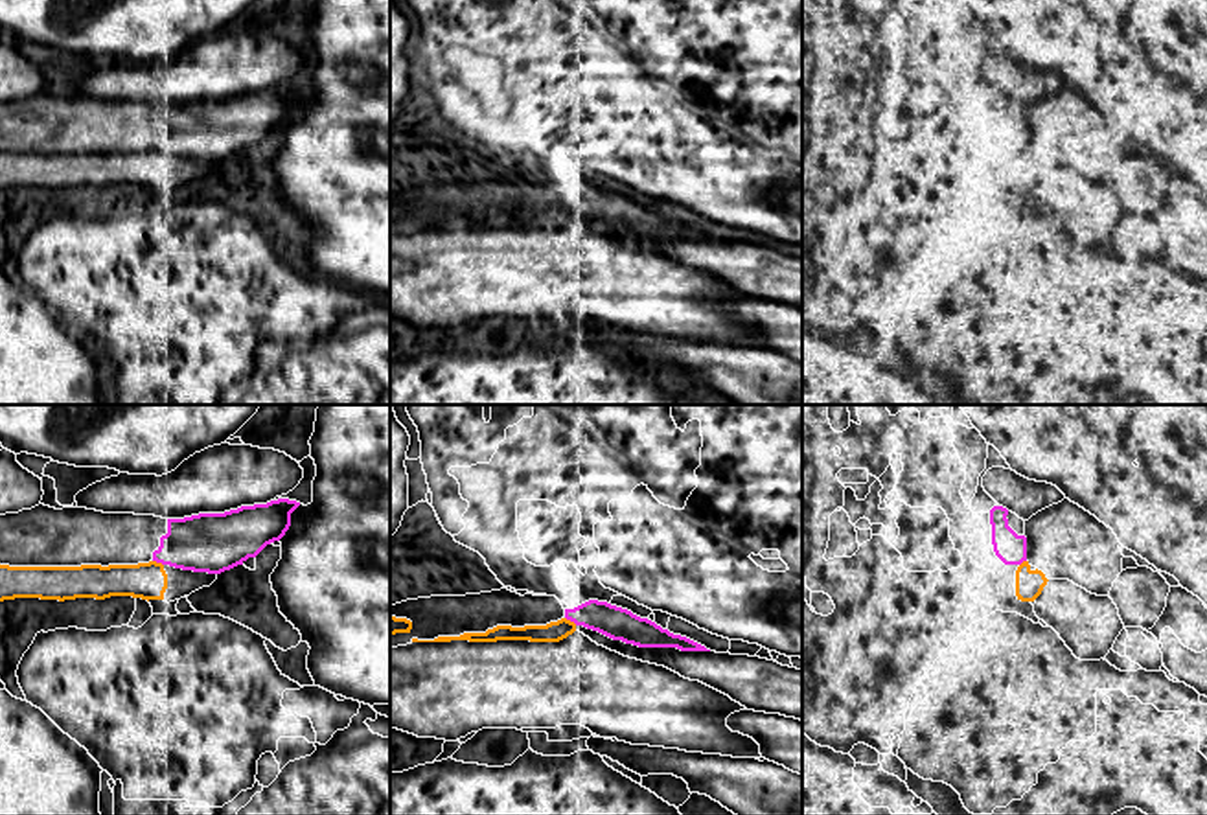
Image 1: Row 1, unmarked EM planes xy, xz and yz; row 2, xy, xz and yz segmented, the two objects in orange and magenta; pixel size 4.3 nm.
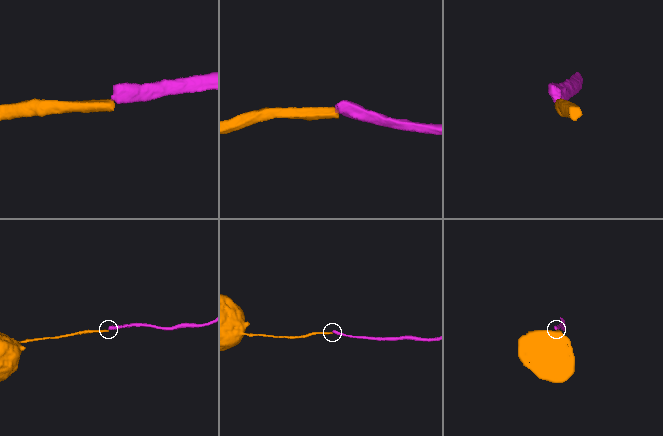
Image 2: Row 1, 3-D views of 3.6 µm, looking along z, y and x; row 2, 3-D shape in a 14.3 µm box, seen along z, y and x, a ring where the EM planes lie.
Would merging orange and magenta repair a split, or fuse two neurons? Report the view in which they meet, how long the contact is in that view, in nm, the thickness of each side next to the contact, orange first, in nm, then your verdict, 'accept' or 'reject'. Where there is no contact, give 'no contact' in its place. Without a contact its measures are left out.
contact in xz; length 70 nm; calibres 90 and 140 nm; reject

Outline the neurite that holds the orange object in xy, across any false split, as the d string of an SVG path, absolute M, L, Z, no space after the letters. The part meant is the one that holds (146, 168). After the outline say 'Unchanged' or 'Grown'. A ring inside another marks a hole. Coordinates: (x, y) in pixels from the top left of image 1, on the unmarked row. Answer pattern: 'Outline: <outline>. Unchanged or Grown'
Outline: M156 149L138 153L9 155L0 153L0 189L15 186L75 188L132 184L175 189L210 175L217 162Z. Grown

